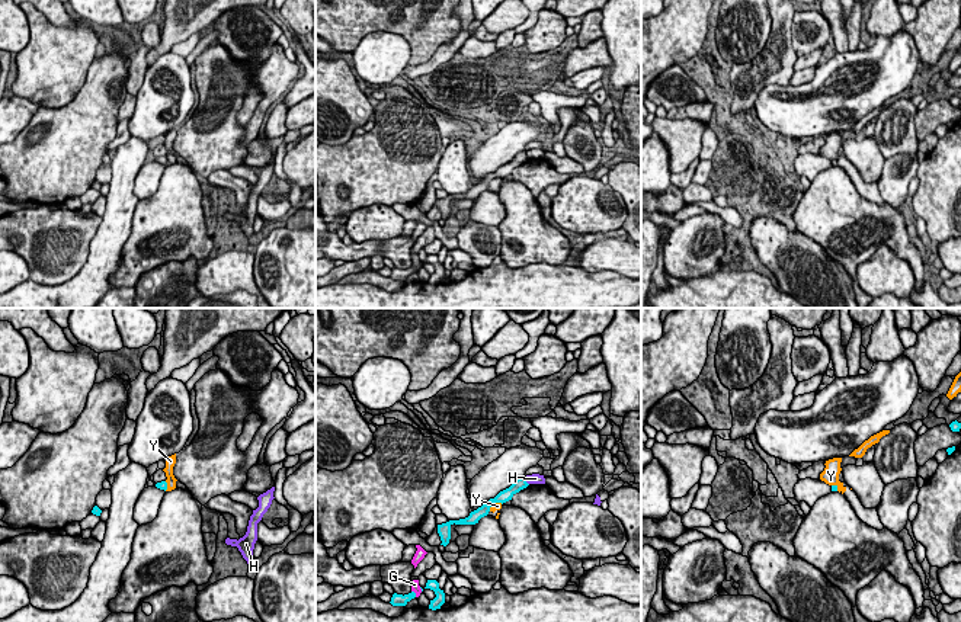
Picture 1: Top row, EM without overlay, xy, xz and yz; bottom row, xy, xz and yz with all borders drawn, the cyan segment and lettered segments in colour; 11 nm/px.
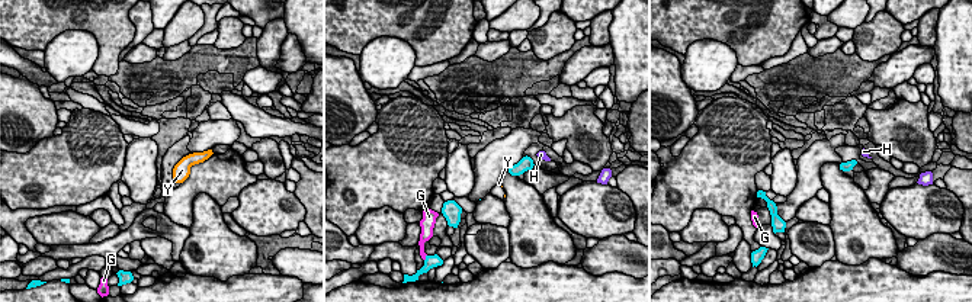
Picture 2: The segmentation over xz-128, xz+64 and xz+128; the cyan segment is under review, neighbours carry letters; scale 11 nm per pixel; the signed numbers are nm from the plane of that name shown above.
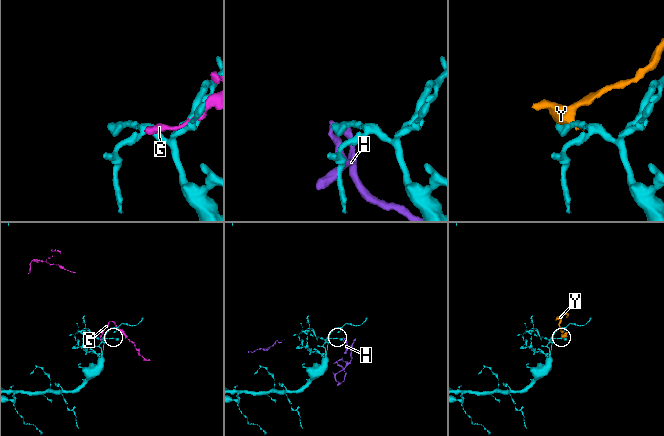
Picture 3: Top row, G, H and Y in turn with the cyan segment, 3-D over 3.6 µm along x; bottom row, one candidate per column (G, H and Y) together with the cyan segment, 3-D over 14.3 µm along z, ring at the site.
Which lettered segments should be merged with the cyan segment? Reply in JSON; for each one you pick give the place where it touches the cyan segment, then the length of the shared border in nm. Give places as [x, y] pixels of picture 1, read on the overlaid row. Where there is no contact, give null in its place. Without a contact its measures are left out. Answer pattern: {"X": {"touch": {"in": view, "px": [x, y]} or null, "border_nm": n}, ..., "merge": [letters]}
{"merge": []}

